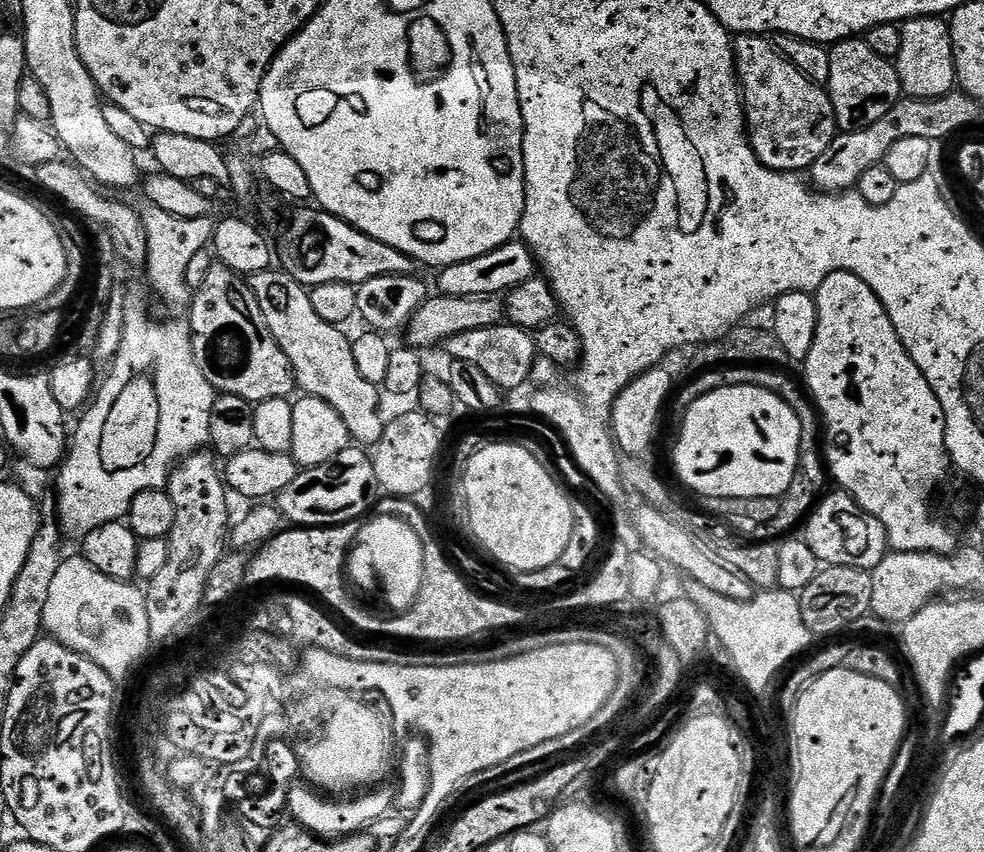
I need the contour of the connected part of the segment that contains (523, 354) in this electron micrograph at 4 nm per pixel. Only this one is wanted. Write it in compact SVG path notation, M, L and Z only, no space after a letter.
M501 322L486 330L470 330L466 334L458 334L444 341L443 351L449 352L452 360L470 362L470 366L478 366L490 382L494 382L501 390L520 388L528 380L532 367L538 361L536 341L531 331L518 328L515 324Z

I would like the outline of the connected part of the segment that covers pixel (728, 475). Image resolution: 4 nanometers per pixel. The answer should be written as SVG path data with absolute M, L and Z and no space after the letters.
M729 384L726 388L719 388L702 398L698 398L693 404L687 405L684 421L680 424L680 437L676 440L676 453L672 460L676 463L676 472L680 480L692 492L700 496L708 496L709 501L725 500L726 498L766 498L775 501L783 496L790 482L794 478L796 468L800 464L800 443L802 442L802 426L798 422L798 414L778 394L774 394L768 388L758 384Z

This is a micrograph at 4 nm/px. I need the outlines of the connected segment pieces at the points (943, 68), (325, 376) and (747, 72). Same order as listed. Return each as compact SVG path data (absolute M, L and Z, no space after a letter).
M919 16L902 25L902 50L898 50L896 73L905 97L914 100L933 100L945 96L957 87L954 66L954 46L948 33L947 19L939 16Z
M260 272L251 277L250 287L258 298L258 306L262 310L262 318L266 318L270 334L274 334L282 354L286 354L290 362L296 376L296 388L305 396L322 398L334 406L342 422L346 422L349 437L357 445L376 445L382 438L386 423L385 417L380 417L381 393L377 385L366 382L358 371L352 340L344 337L337 325L326 322L316 313L309 289L299 284L289 272Z
M737 35L734 40L734 51L736 53L736 79L740 82L740 91L744 102L744 119L748 125L748 141L752 144L754 154L760 159L762 166L766 166L772 172L794 172L800 174L805 170L811 169L813 162L818 158L822 158L822 153L826 151L826 146L830 146L830 142L838 134L834 106L830 102L827 91L821 85L810 82L806 78L806 74L802 74L802 70L798 70L777 50L775 43L767 35Z

